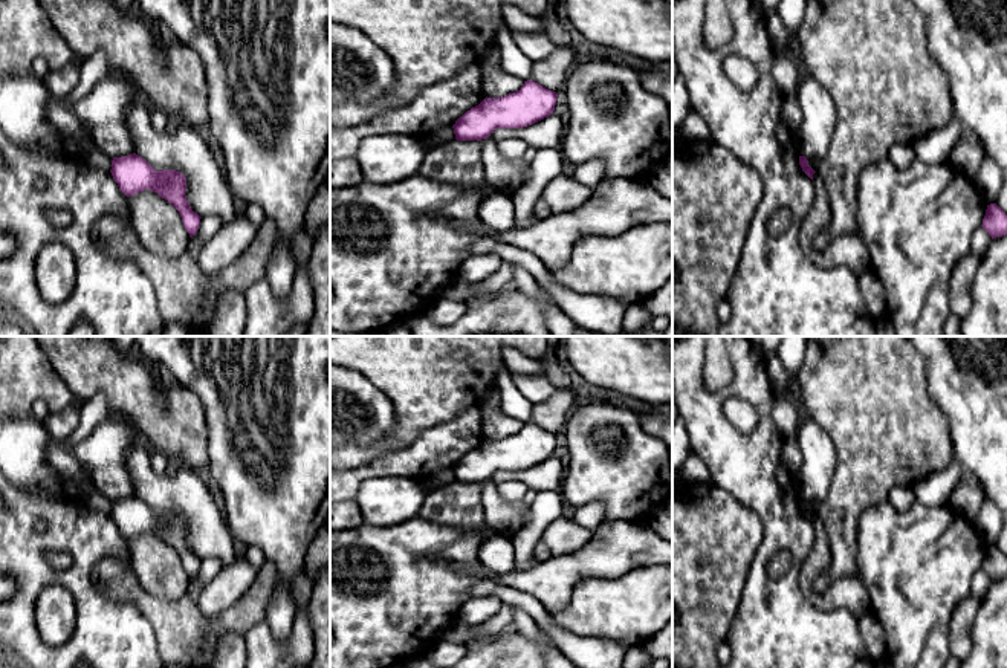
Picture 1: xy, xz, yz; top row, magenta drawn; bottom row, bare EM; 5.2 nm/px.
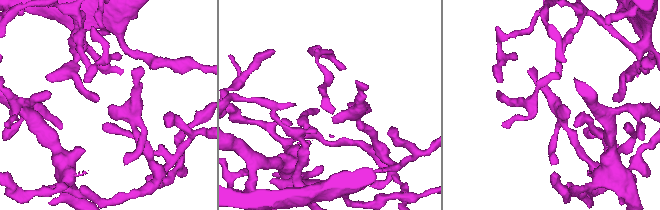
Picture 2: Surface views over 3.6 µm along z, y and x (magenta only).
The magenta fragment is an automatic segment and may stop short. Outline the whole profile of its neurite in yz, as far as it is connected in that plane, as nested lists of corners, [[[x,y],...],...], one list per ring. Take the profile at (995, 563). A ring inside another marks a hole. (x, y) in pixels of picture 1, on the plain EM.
[[[990,546],[981,569],[992,581],[1002,579],[1007,576],[1007,556],[996,546]]]

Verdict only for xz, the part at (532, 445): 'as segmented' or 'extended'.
as segmented

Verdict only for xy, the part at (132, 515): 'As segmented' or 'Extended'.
As segmented

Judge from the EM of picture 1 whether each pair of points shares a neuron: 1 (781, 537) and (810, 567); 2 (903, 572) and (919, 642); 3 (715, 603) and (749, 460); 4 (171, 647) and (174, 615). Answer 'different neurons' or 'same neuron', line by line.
1: different neurons
2: same neuron
3: different neurons
4: same neuron

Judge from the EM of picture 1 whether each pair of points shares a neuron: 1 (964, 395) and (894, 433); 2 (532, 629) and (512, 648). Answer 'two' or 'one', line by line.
1: two
2: two

